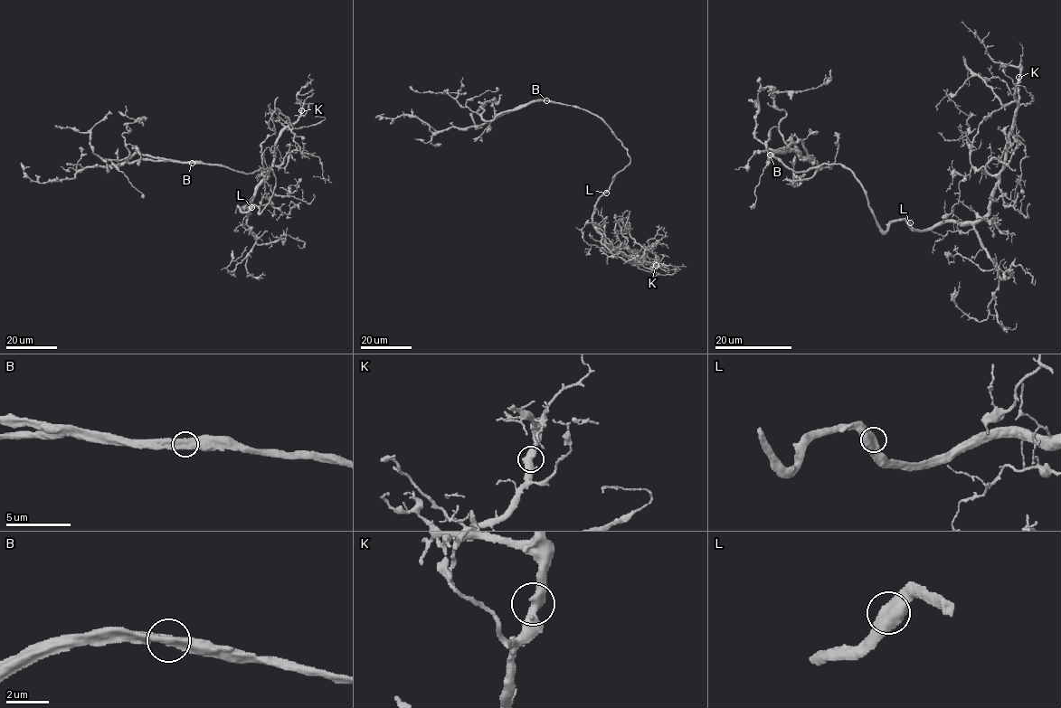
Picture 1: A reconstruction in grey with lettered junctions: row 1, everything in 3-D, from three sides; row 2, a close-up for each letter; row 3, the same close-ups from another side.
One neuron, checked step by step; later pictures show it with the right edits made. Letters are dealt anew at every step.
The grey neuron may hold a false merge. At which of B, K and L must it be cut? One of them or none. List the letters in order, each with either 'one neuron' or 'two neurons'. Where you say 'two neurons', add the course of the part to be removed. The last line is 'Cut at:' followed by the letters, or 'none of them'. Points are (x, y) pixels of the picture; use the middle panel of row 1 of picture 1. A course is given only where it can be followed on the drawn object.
B: two neurons | (546, 100), (519, 105), (478, 127), (448, 127), (439, 132), (432, 132), (423, 121), (413, 116), (375, 117)
K: one neuron
L: one neuron
Cut at: B

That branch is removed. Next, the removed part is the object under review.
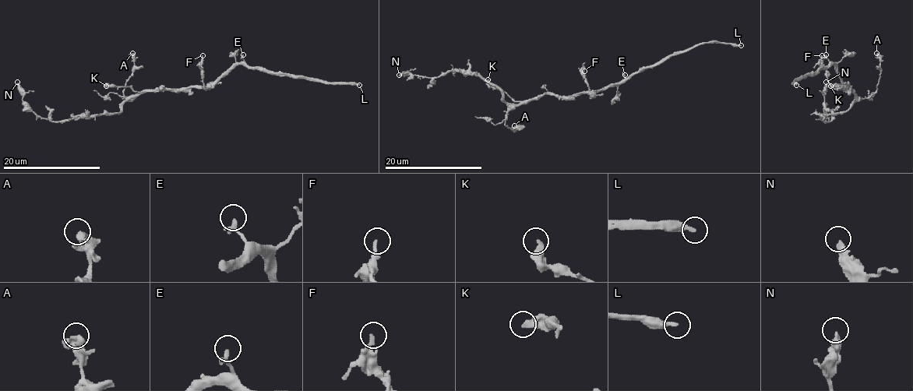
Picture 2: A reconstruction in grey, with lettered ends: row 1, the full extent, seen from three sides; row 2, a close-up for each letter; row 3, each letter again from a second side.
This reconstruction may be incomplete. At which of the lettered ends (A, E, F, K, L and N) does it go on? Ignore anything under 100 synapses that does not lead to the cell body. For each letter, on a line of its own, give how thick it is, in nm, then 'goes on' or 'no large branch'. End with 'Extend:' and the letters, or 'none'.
A: calibre 200 nm; no large branch
E: calibre 260 nm; no large branch
F: calibre 130 nm; no large branch
K: calibre 400 nm; no large branch
L: calibre 300 nm; goes on
N: calibre 300 nm; no large branch
Extend: L

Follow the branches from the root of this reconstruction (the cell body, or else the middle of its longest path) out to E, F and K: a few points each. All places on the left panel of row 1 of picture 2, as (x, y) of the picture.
E: (178, 89), (213, 86), (244, 60), (243, 54)
F: (178, 89), (206, 88), (202, 82), (200, 64), (202, 55)
K: (178, 89), (135, 92), (130, 87), (106, 86)

